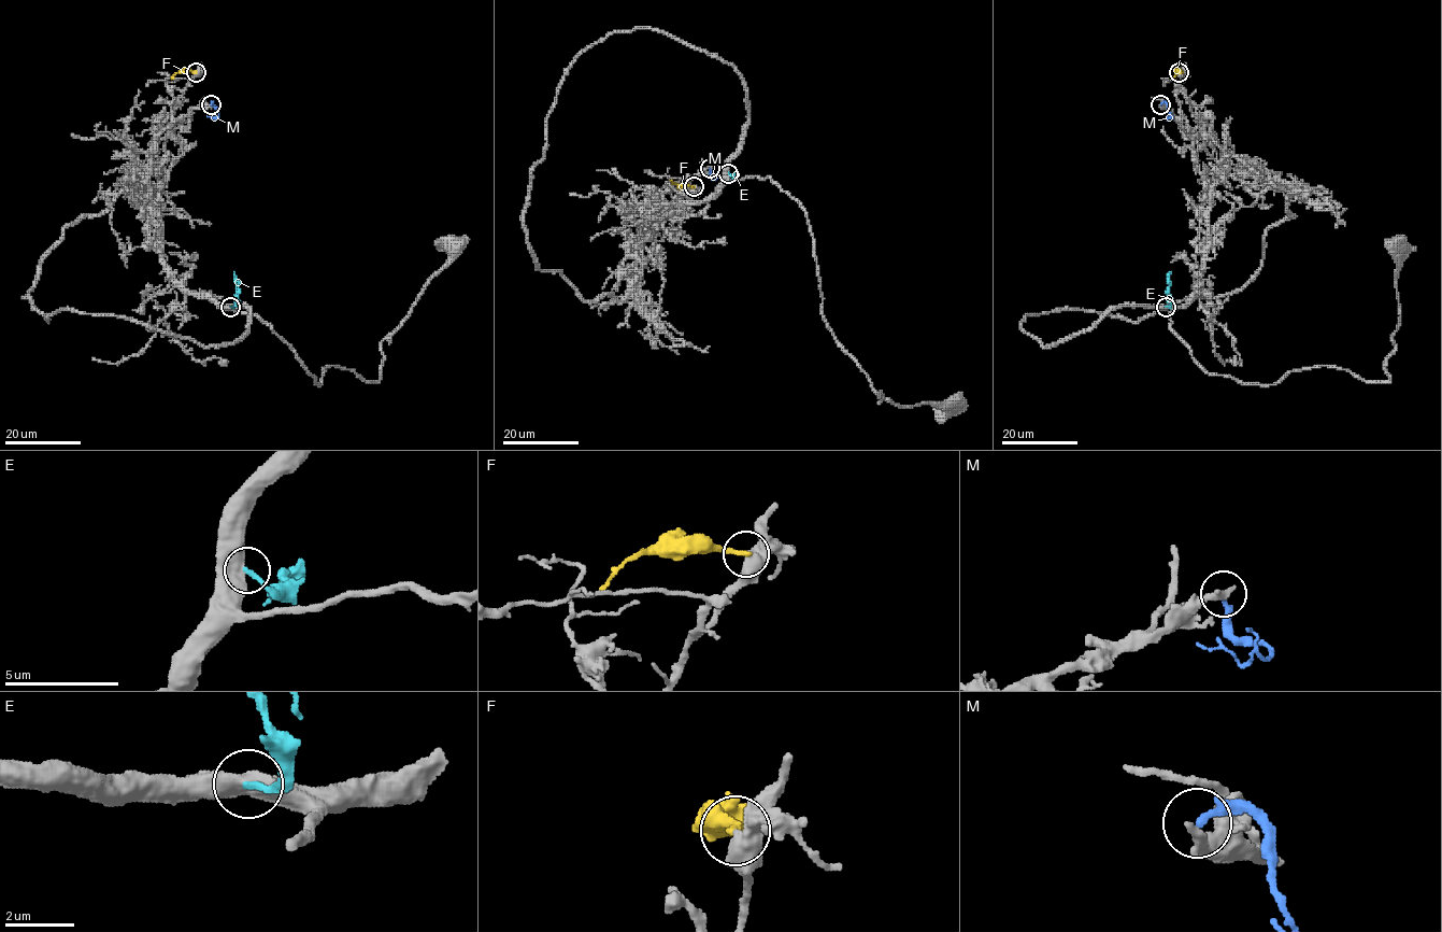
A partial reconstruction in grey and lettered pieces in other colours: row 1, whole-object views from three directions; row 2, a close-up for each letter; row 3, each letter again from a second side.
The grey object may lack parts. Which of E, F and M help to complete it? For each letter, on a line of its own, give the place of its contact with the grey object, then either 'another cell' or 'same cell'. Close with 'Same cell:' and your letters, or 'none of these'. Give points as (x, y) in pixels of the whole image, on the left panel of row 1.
E: (230, 307) | another cell
F: (196, 72) | another cell
M: (211, 104) | another cell
Same cell: none of these

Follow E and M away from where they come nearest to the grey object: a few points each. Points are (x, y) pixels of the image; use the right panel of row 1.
E: (1167, 307), (1169, 307), (1170, 271)
M: (1160, 104), (1168, 104), (1171, 118), (1168, 115)

